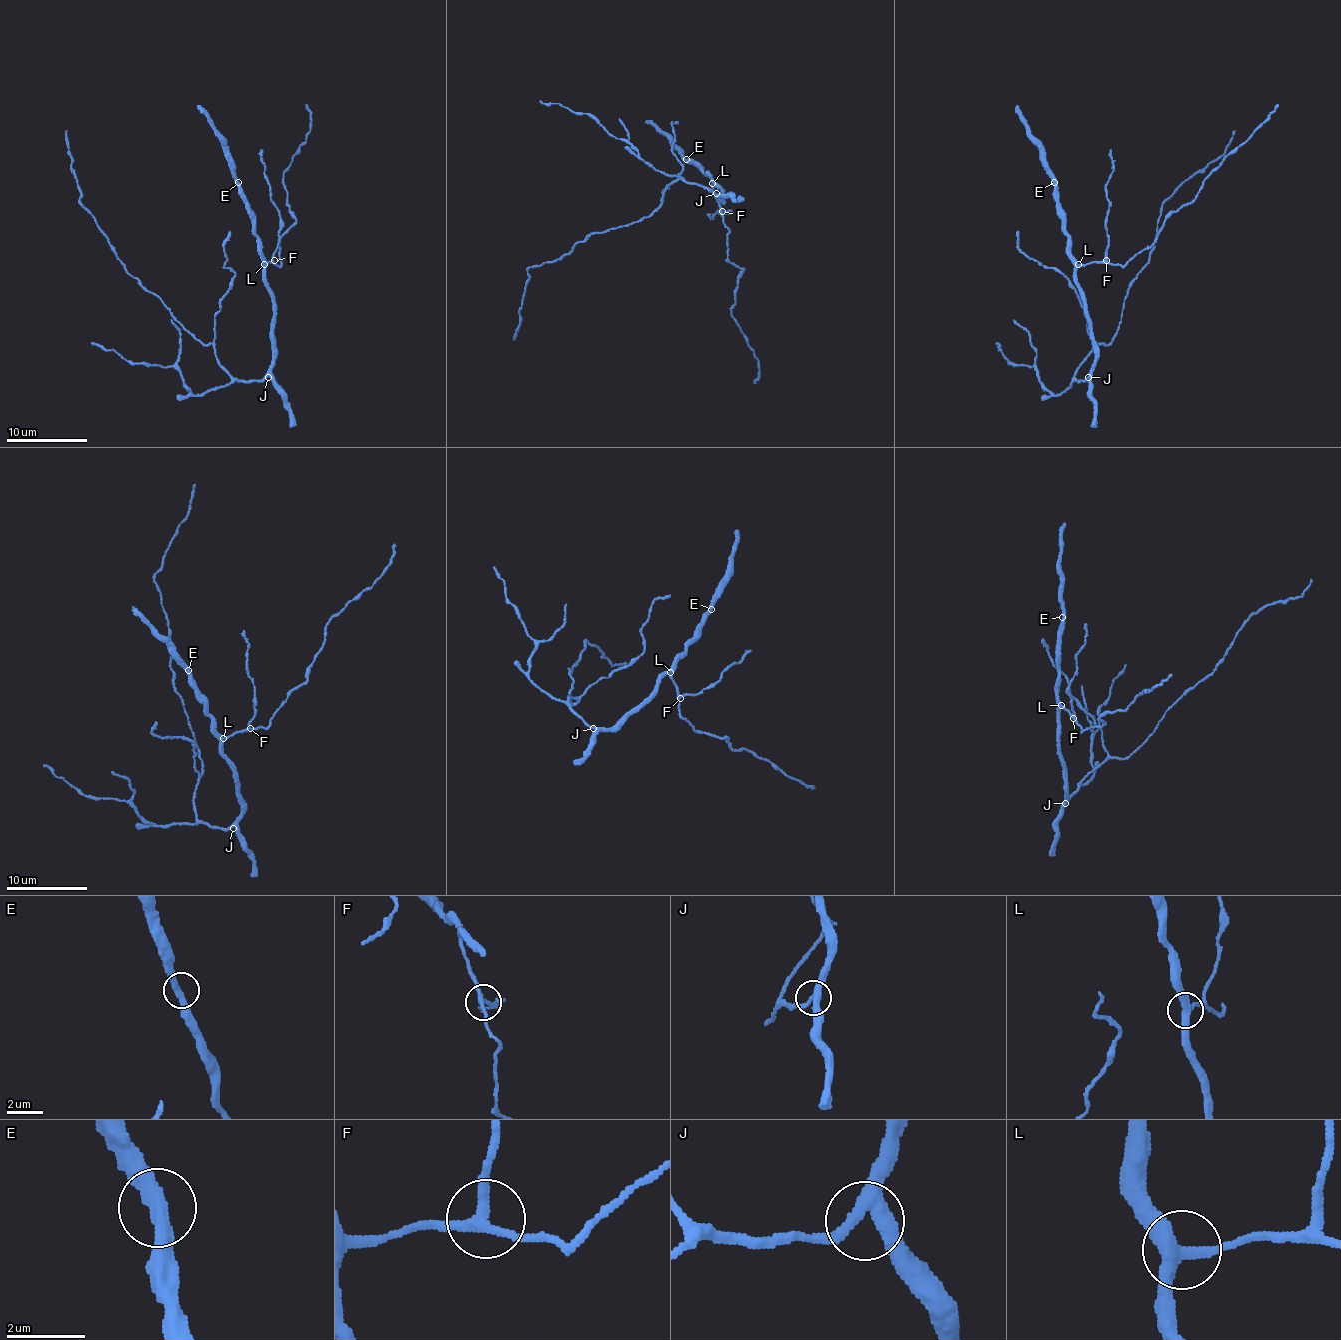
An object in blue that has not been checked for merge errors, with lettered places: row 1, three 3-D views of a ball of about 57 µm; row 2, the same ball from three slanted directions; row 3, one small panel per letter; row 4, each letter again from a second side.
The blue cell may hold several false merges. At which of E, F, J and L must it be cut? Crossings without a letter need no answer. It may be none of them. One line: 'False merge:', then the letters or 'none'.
False merge: none

